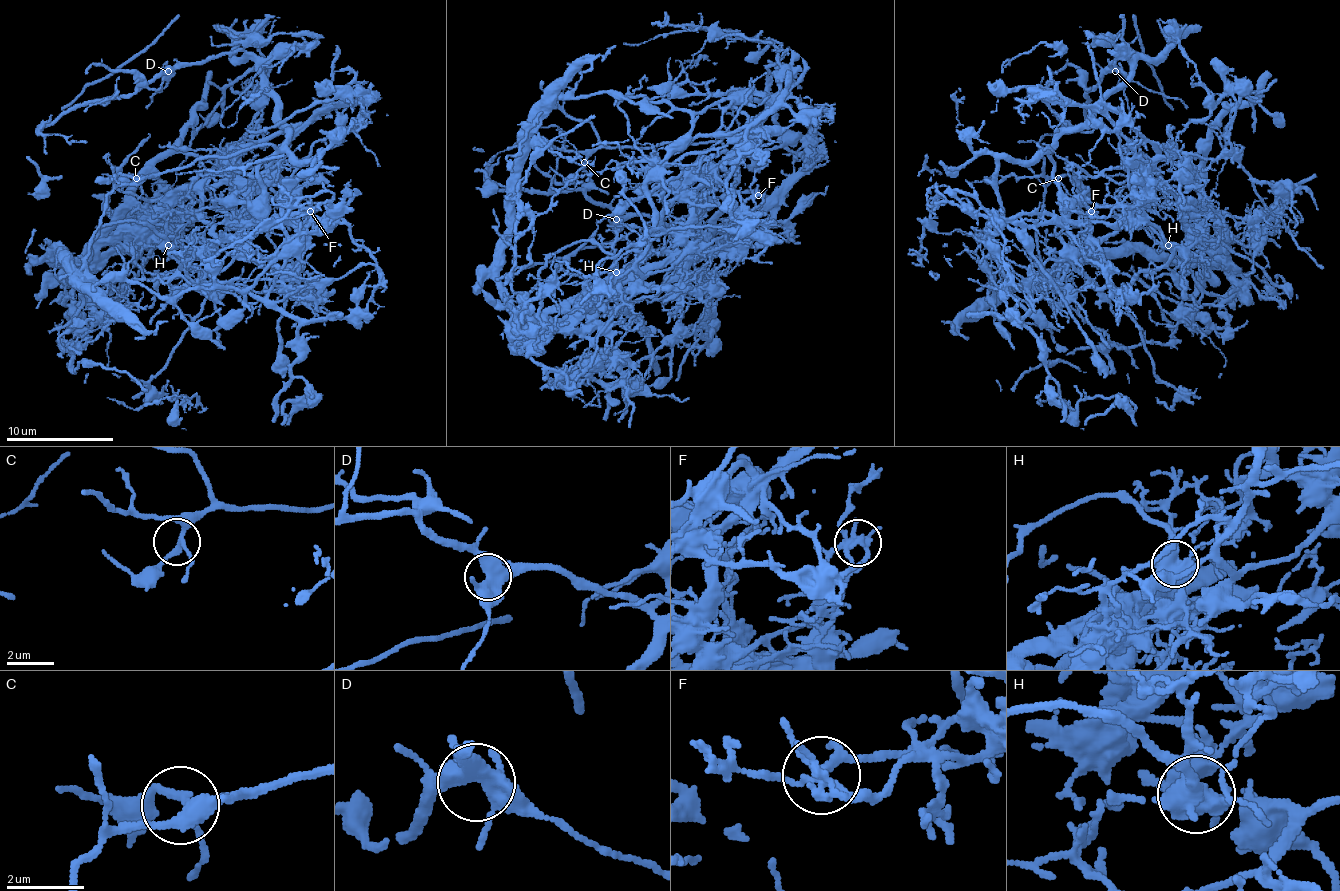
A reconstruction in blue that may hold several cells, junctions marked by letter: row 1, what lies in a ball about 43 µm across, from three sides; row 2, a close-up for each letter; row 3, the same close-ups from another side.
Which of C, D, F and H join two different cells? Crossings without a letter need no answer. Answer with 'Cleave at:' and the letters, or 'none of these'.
Cleave at: F, H

